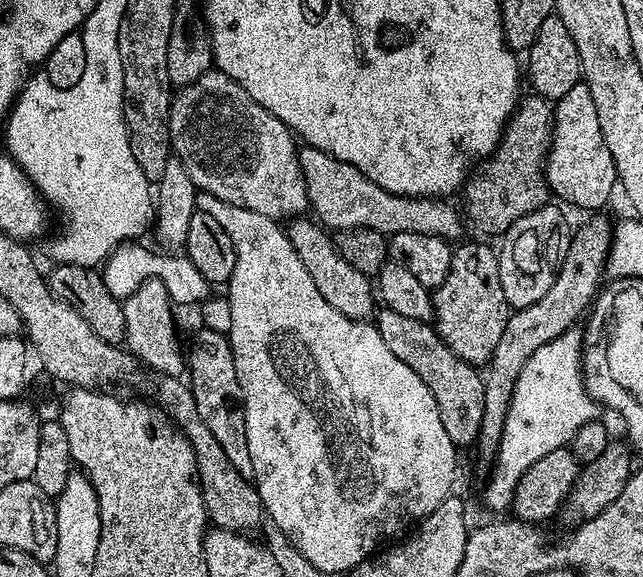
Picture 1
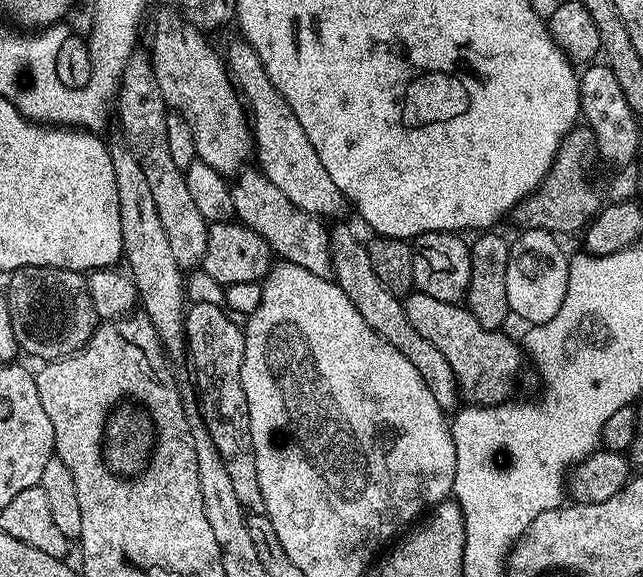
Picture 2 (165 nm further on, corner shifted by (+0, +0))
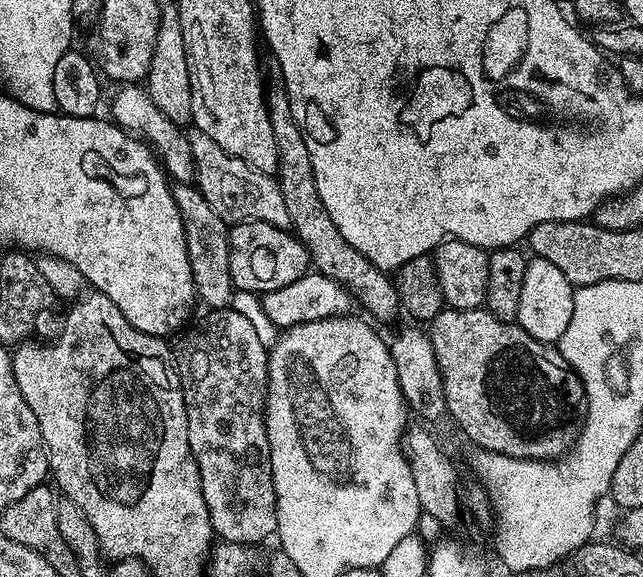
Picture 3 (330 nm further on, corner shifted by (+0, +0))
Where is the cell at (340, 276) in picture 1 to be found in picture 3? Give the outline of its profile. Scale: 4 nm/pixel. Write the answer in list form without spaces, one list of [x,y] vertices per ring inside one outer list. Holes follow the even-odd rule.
[[[192,130],[187,137],[196,167],[195,187],[225,222],[234,225],[244,220],[261,220],[270,222],[270,226],[292,228],[292,219],[286,210],[280,185],[269,173],[251,168],[234,154],[226,154],[226,150],[222,150],[222,146],[218,146],[218,142],[204,132]]]

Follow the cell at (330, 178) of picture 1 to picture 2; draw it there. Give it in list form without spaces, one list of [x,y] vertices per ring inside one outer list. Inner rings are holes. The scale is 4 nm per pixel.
[[[236,38],[226,51],[226,63],[250,117],[254,160],[260,163],[257,164],[259,171],[274,182],[274,186],[294,202],[294,206],[306,210],[311,216],[329,218],[338,215],[346,208],[342,190],[338,190],[330,174],[326,174],[326,166],[322,166],[318,150],[310,146],[310,138],[306,138],[302,122],[298,122],[294,110],[290,110],[290,102],[286,102],[286,98],[278,94],[274,82],[270,82],[256,51],[244,39]]]

